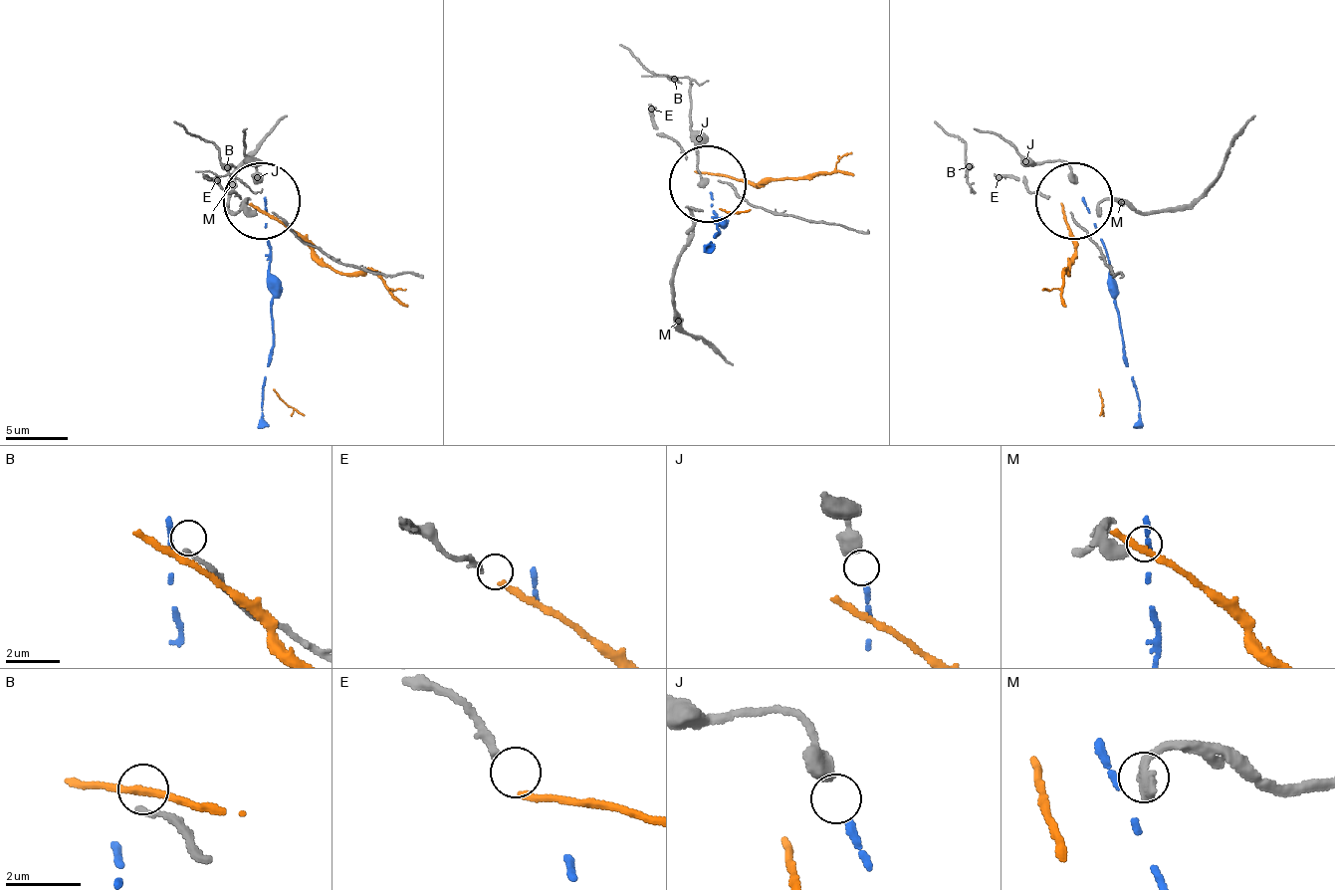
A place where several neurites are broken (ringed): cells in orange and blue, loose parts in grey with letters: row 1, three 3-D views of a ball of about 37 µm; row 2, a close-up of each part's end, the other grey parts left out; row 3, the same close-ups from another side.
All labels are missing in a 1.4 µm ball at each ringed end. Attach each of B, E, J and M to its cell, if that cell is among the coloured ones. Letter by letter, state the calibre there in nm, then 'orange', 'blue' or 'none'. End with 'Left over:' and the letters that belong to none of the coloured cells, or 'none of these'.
B: 150 nm | none
E: 220 nm | orange
J: 550 nm | blue
M: 340 nm | none
Left over: B, M

